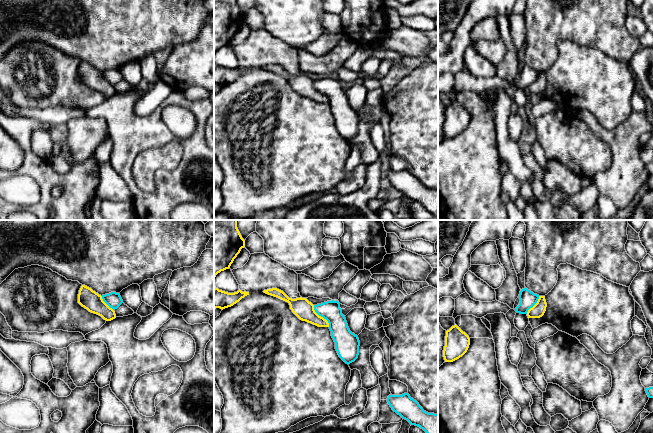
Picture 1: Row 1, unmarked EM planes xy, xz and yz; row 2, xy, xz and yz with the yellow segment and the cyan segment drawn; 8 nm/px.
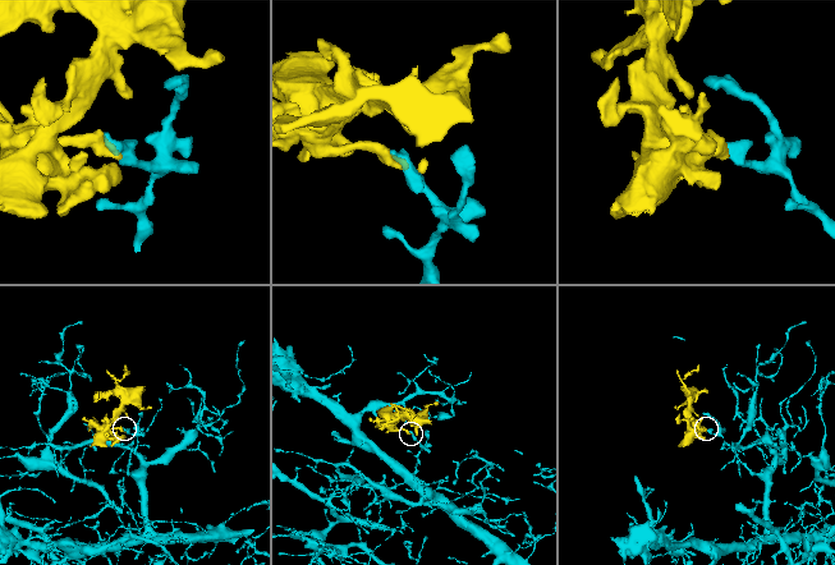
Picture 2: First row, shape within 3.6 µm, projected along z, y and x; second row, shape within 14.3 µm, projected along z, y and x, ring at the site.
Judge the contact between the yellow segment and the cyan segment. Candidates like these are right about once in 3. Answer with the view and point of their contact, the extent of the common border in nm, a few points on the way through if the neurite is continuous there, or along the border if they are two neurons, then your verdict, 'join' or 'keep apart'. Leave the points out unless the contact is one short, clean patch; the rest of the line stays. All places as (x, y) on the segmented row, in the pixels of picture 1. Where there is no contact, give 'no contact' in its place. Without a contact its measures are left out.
xz (320, 316) | 220 nm | along xz (313, 305), (313, 309), (327, 321), (329, 326) | keep apart

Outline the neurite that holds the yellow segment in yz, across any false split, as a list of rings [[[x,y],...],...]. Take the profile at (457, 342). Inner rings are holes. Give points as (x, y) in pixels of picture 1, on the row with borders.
[[[456,324],[446,331],[443,357],[445,362],[453,362],[462,357],[470,345],[469,336]]]

